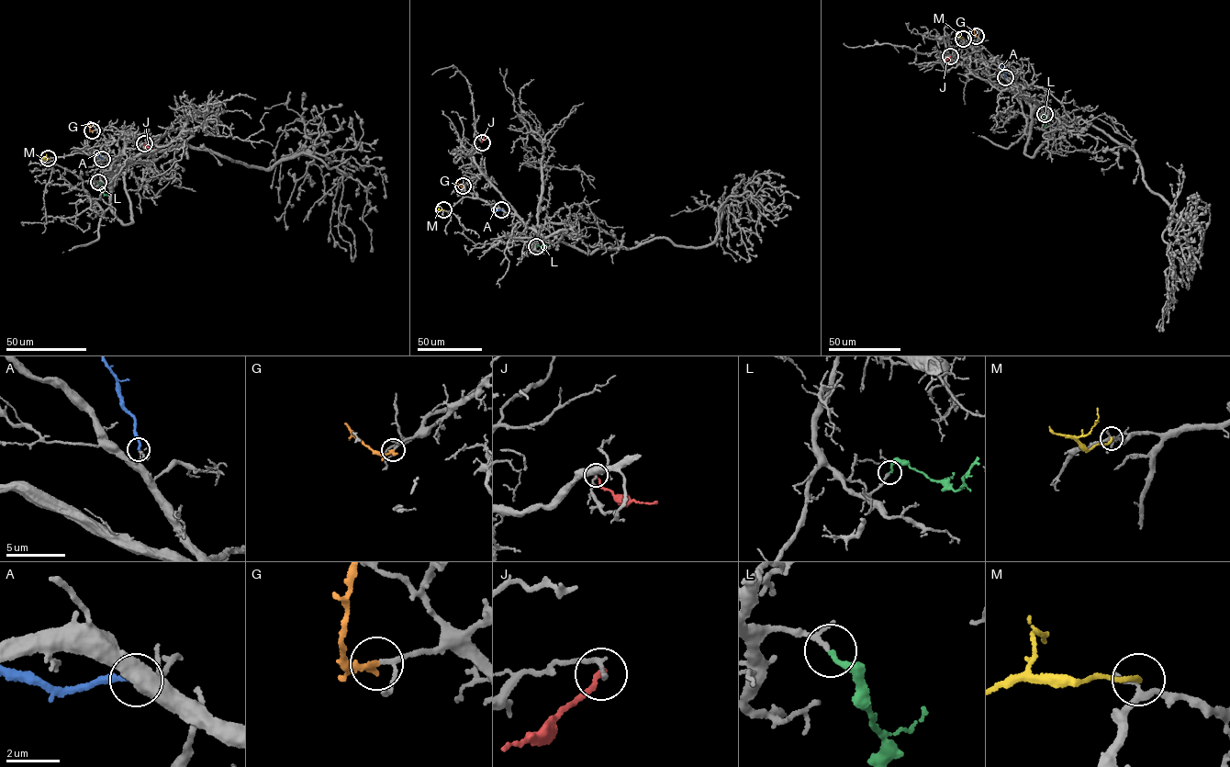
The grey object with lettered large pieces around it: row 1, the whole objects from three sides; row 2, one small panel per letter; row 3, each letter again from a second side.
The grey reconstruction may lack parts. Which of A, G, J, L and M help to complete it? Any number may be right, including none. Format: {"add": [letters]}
{"add": ["G", "L"]}

